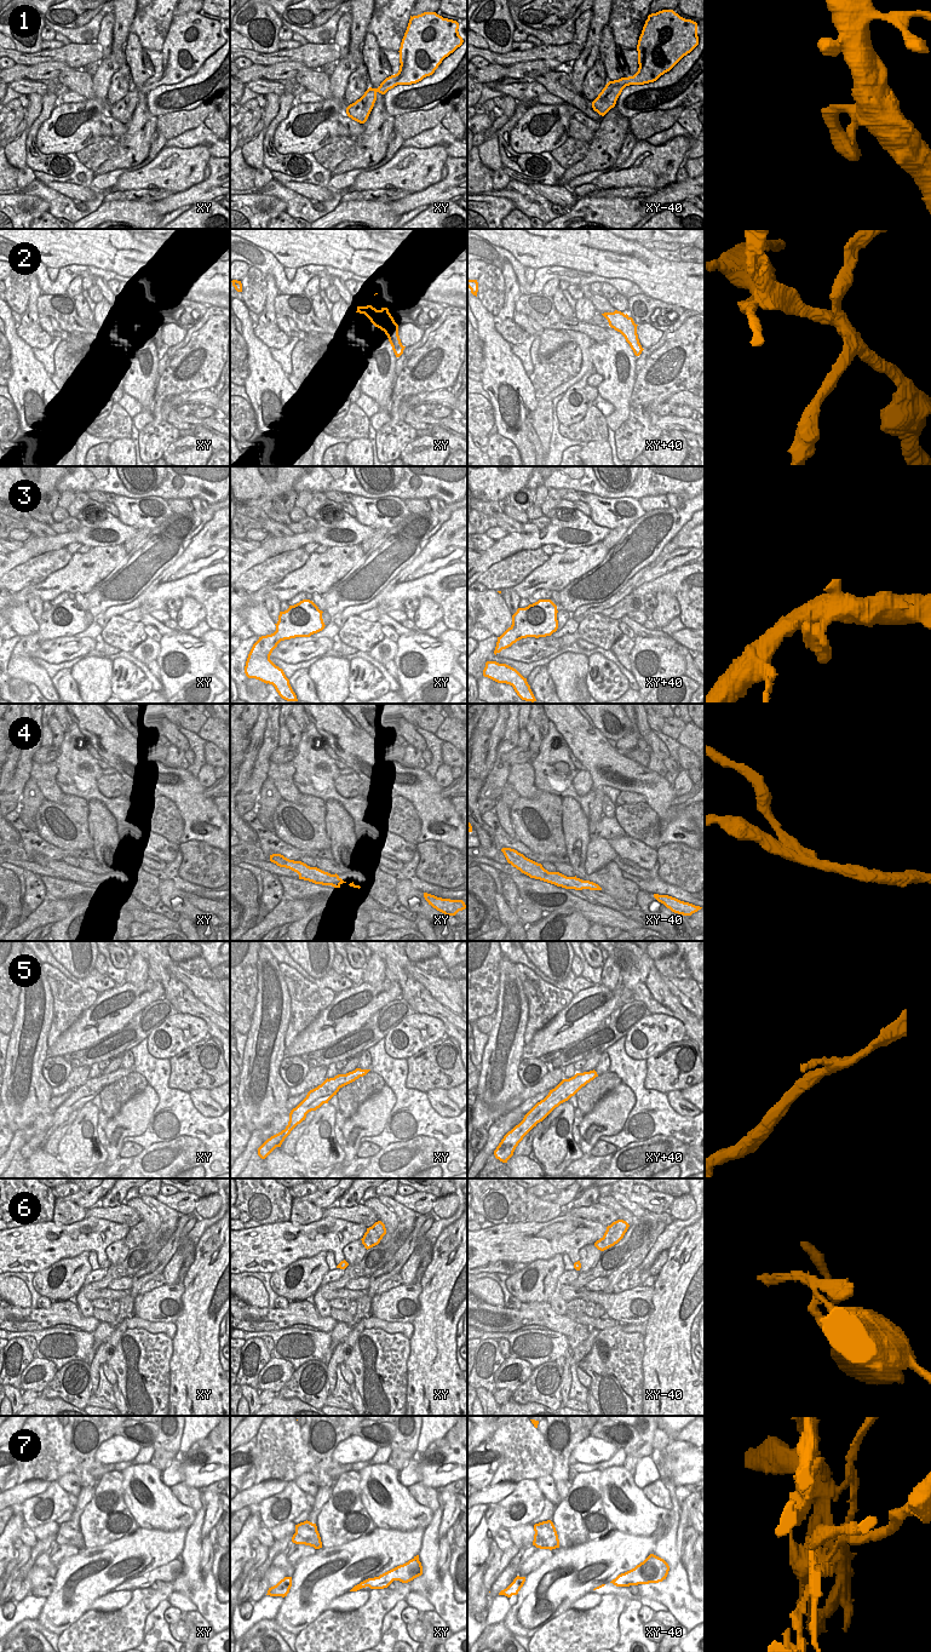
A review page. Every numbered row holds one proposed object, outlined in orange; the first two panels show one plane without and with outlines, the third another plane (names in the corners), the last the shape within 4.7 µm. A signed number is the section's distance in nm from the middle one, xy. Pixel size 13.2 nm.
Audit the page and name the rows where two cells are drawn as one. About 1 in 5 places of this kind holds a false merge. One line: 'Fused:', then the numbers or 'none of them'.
Fused: 2, 4, 7

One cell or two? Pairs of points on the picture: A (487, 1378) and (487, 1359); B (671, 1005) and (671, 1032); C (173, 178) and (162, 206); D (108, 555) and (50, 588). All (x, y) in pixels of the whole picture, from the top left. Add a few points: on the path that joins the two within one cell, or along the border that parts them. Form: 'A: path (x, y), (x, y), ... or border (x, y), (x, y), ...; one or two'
A: path (487, 1374), (487, 1364); one
B: border (651, 1013), (677, 1017), (687, 1037); two
C: border (183, 190), (173, 194); two
D: path (93, 567), (80, 575), (64, 580); one

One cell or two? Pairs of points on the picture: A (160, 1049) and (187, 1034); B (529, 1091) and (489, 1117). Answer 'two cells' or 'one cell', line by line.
A: one cell
B: one cell

